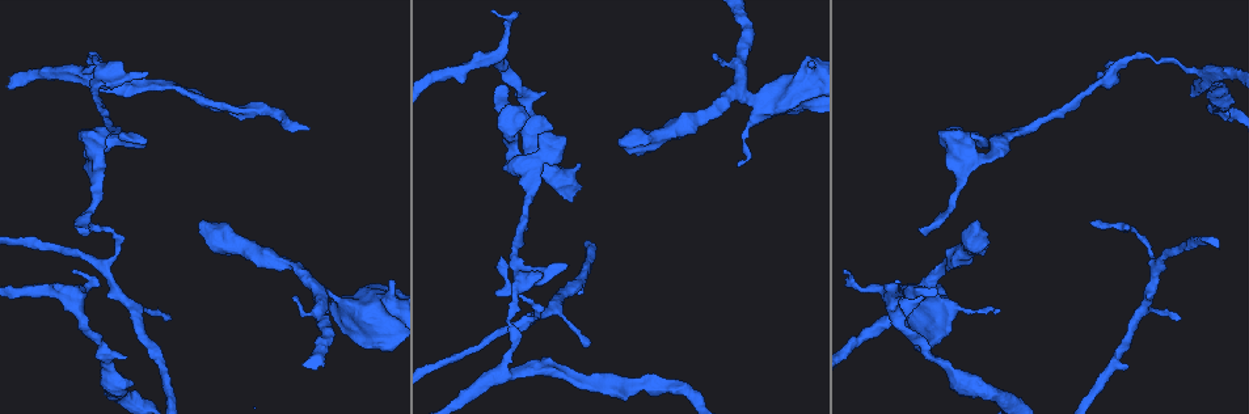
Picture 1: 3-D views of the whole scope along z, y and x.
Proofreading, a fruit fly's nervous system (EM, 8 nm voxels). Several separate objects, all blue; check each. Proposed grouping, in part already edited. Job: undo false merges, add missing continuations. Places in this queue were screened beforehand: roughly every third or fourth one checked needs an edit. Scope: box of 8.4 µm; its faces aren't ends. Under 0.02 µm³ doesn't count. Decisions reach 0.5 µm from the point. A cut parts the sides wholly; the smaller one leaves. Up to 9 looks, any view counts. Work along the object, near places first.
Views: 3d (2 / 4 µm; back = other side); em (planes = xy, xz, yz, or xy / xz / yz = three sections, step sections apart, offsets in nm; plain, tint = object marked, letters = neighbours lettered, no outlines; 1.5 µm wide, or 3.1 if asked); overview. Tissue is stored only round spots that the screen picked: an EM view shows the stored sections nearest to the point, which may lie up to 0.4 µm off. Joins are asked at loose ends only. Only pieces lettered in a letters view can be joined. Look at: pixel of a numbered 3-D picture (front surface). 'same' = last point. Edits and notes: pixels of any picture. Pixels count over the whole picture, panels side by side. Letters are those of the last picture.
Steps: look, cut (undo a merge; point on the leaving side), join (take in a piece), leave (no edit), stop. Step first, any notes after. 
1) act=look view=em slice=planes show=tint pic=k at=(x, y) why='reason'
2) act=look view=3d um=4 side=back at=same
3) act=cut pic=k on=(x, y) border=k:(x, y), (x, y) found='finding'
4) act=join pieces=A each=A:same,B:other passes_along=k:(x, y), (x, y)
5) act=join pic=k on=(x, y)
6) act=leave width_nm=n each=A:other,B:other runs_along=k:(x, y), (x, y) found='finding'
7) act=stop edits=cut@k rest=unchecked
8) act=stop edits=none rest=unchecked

act=look view=em slice=planes show=tint pic=1 at=(1135, 56) why='sudden change in width'

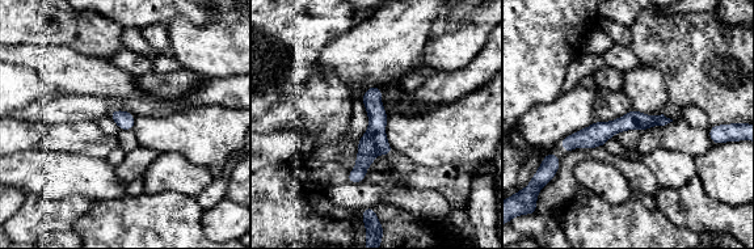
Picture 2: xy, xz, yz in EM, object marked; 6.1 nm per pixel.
act=look view=em slice=planes show=letters at=same

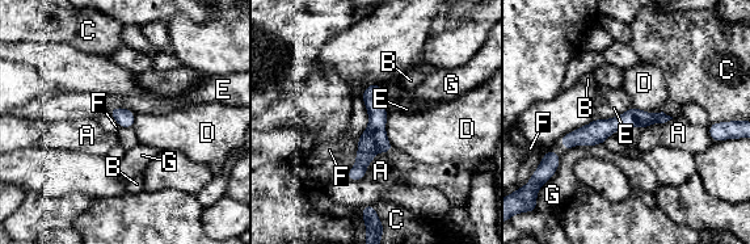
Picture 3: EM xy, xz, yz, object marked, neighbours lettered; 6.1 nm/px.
act=cut pic=3 on=(366, 152) each=A:other,B:other,C:other,D:other,E:other,F:other,G:other border=3:(366, 130), (376, 148) found='two neurons meet here'

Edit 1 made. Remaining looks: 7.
act=look view=overview

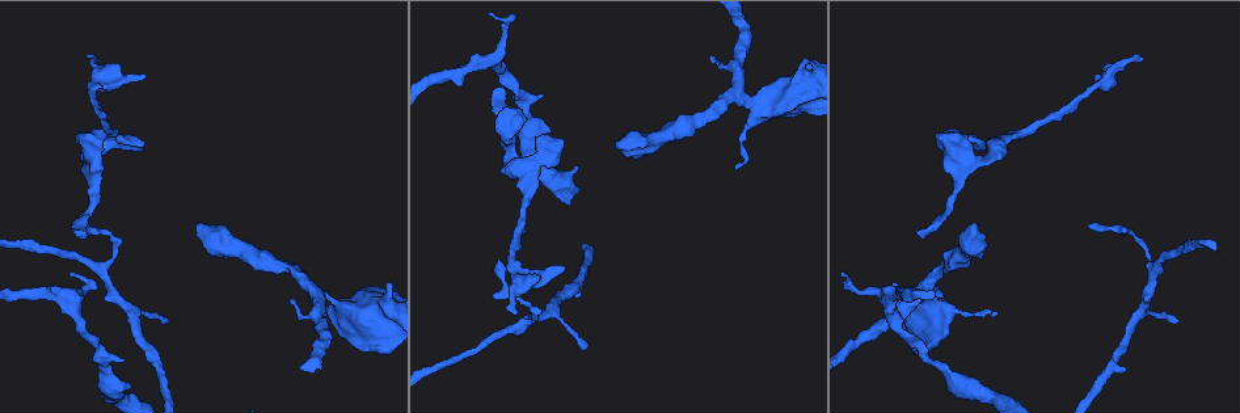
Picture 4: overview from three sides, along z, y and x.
act=look view=3d um=2 pic=4 at=(1091, 223) why='tapers out'

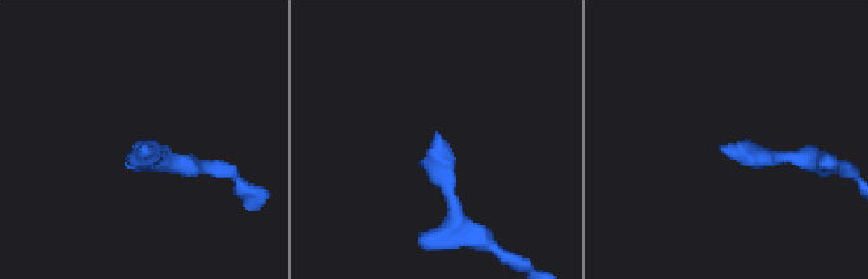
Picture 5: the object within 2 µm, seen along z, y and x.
act=look view=em slice=planes show=letters pic=5 at=(142, 145)

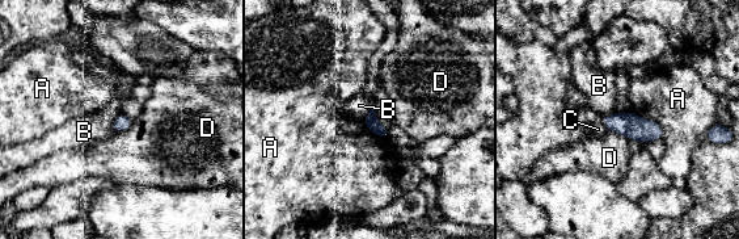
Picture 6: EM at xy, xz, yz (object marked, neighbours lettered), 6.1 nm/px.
act=leave each=A:other,B:other,C:other,D:other border=6:(119, 112), (113, 121), (113, 131) found='none of them fits'

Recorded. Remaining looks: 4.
act=look view=3d um=4 pic=4 at=(502, 88) why='thin end'

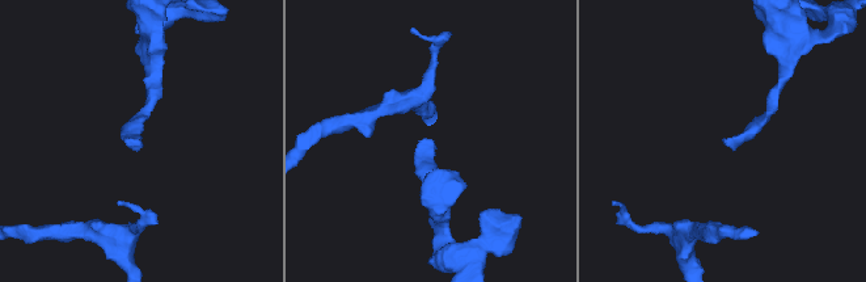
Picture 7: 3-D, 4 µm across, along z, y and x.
act=look view=em slice=planes show=plain pic=7 at=(137, 141) why='need the tissue'

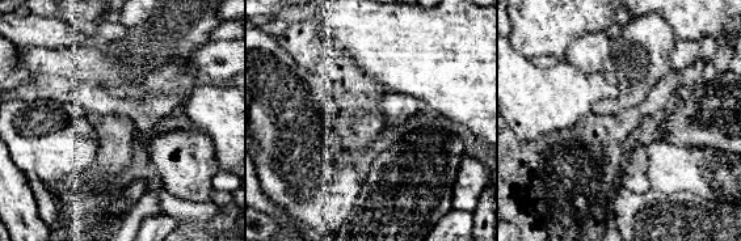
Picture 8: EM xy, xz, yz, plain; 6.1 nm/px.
act=look view=em slice=planes show=letters at=same why='what lies round it'

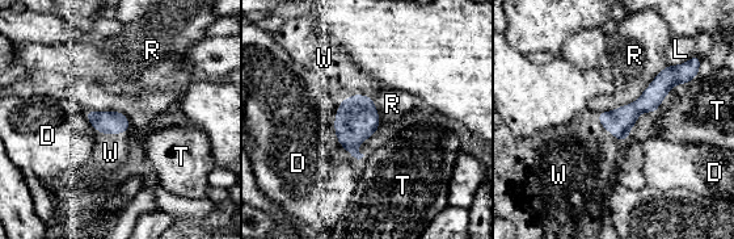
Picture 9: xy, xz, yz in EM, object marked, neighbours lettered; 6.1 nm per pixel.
act=join pieces=W width_nm=140 each=D:other,L:other,R:other,T:other,W:same passes_along=9:(619, 122), (608, 131), (578, 158) found='it goes on there'

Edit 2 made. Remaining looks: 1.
act=stop edits=cut@3,join@9 rest=unchecked

